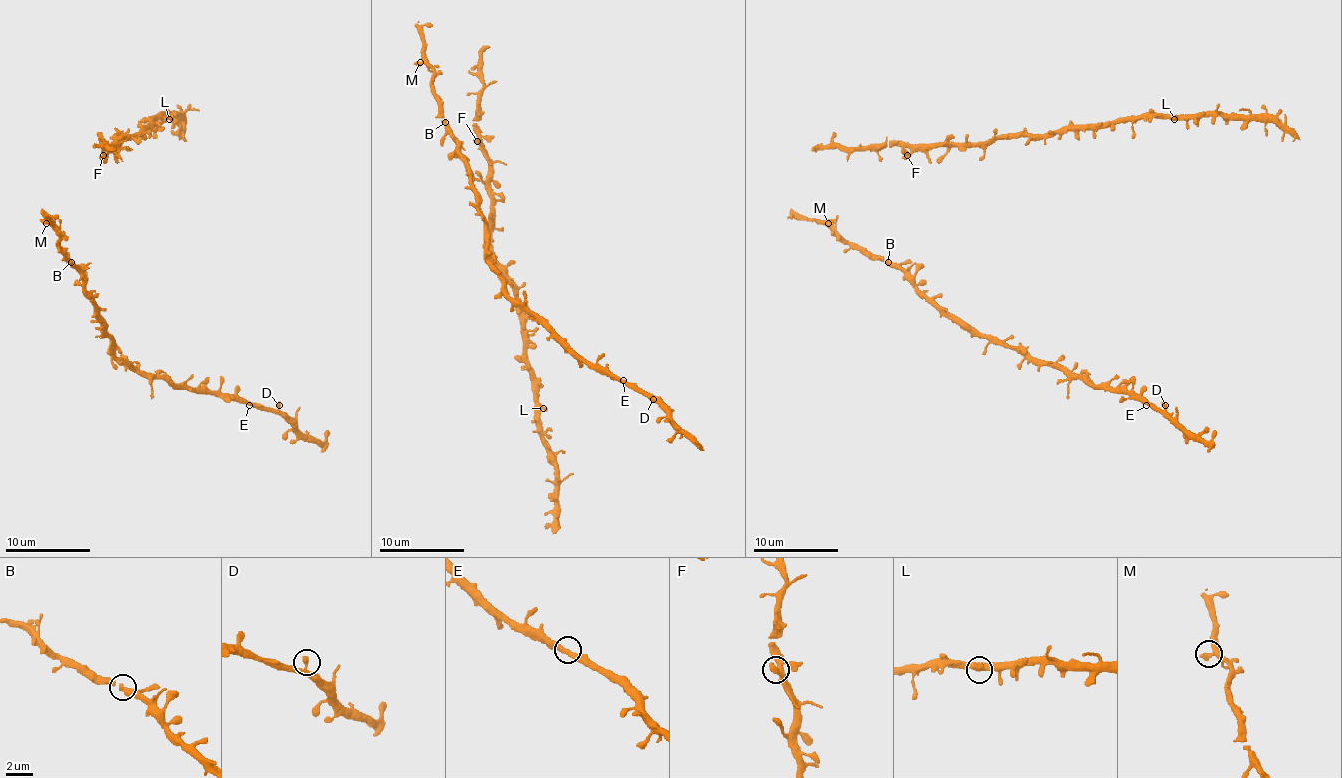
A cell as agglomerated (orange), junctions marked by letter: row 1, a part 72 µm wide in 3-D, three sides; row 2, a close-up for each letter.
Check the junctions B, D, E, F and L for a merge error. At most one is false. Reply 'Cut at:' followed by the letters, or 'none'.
Cut at: none

